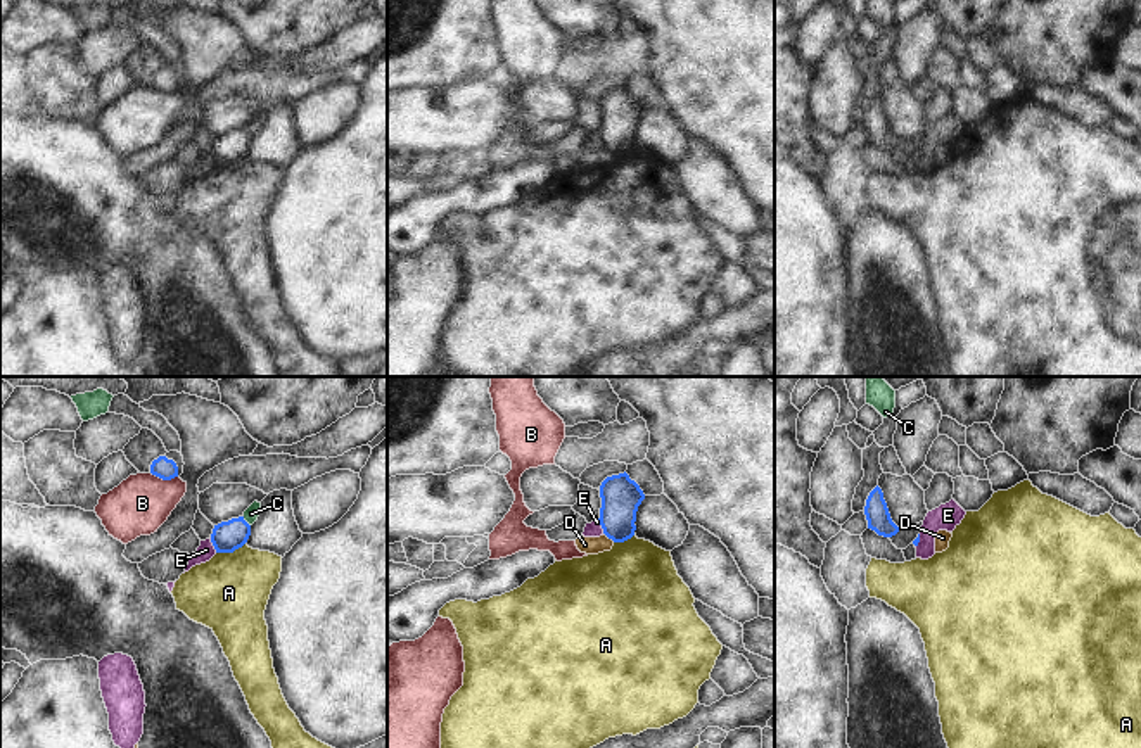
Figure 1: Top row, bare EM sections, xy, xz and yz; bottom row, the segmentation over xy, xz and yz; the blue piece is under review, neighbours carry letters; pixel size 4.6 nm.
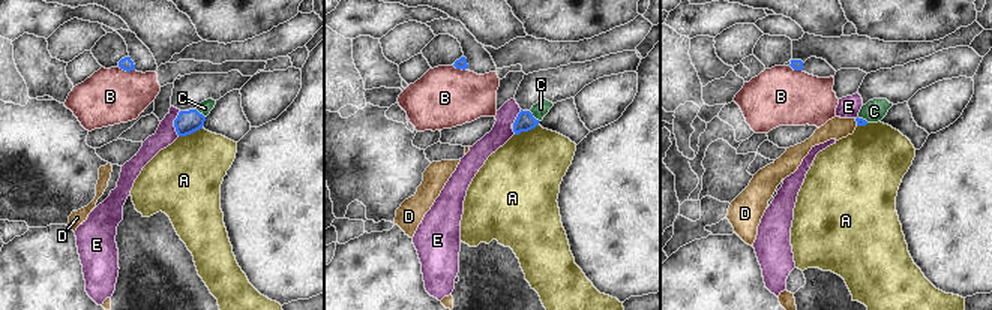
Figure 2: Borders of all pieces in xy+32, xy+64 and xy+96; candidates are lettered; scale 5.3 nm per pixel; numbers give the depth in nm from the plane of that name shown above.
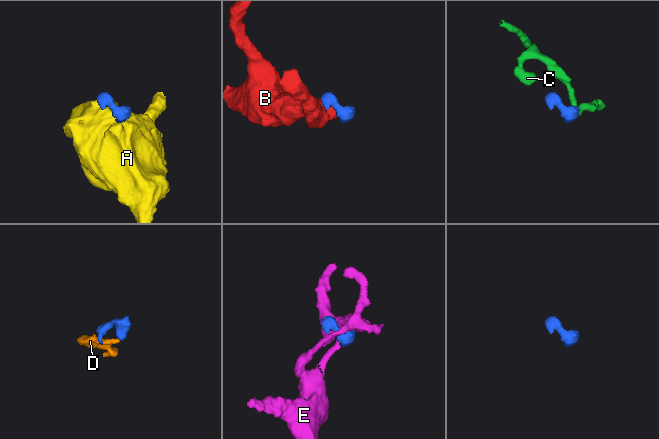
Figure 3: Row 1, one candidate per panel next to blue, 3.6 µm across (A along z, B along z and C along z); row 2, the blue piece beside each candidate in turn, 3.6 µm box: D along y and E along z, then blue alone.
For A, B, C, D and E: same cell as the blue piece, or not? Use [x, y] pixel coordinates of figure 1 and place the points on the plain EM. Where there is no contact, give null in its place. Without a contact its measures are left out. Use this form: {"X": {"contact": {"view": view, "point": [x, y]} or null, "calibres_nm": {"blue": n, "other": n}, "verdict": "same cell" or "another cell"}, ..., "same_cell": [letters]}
{"A": {"contact": {"view": "xy", "point": [230, 164]}, "calibres_nm": {"blue": 140, "other": 360}, "verdict": "another cell"}, "B": {"contact": {"view": "xy", "point": [165, 92]}, "calibres_nm": {"blue": 100, "other": 280}, "verdict": "another cell"}, "C": {"contact": {"view": "xy", "point": [246, 135]}, "calibres_nm": {"blue": 140, "other": 70}, "verdict": "another cell"}, "D": {"contact": {"view": "xz", "point": [609, 151]}, "calibres_nm": {"blue": 190, "other": 80}, "verdict": "another cell"}, "E": {"contact": {"view": "xy", "point": [213, 158]}, "calibres_nm": {"blue": 140, "other": 80}, "verdict": "another cell"}, "same_cell": []}

